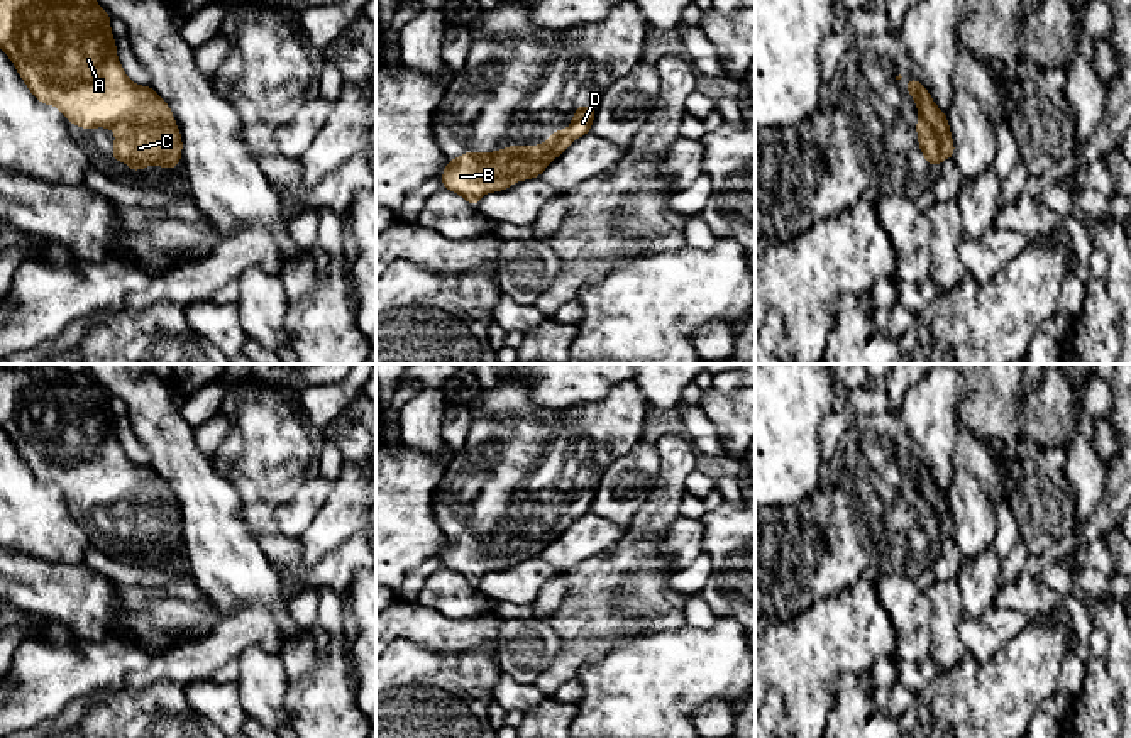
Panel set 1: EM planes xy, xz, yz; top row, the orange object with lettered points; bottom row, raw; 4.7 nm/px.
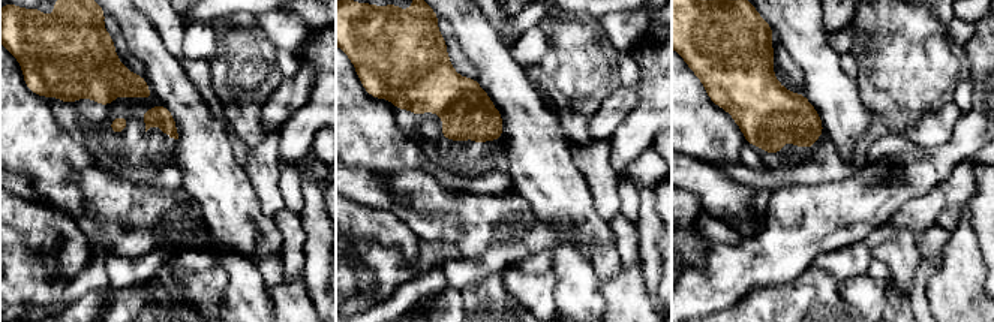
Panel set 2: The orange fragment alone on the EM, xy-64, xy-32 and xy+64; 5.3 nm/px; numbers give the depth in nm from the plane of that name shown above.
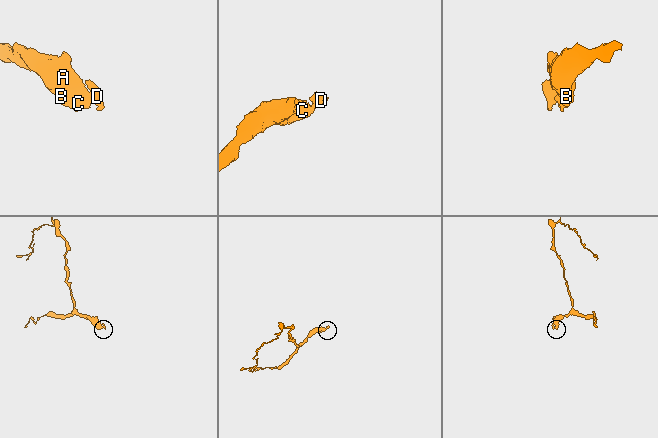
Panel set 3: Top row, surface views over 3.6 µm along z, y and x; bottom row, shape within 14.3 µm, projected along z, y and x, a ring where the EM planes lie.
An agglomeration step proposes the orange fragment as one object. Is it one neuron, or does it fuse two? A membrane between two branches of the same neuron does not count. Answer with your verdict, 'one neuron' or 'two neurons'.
one neuron

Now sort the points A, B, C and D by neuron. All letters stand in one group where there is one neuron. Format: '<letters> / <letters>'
A B C D

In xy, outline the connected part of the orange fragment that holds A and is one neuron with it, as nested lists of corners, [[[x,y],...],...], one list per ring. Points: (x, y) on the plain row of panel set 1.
[[[0,364],[0,428],[44,484],[56,484],[66,501],[86,511],[107,506],[117,511],[108,538],[129,543],[132,552],[154,542],[163,548],[181,543],[183,520],[169,484],[151,464],[129,459],[117,437],[112,396],[88,372],[63,372],[54,364]]]

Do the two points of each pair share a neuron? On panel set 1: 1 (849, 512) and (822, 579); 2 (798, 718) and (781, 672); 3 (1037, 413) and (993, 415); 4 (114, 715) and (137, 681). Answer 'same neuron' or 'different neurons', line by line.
1: same neuron
2: same neuron
3: same neuron
4: different neurons

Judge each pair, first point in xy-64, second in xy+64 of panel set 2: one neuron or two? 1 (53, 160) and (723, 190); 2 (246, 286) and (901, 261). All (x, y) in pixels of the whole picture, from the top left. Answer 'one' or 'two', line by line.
1: two
2: one

